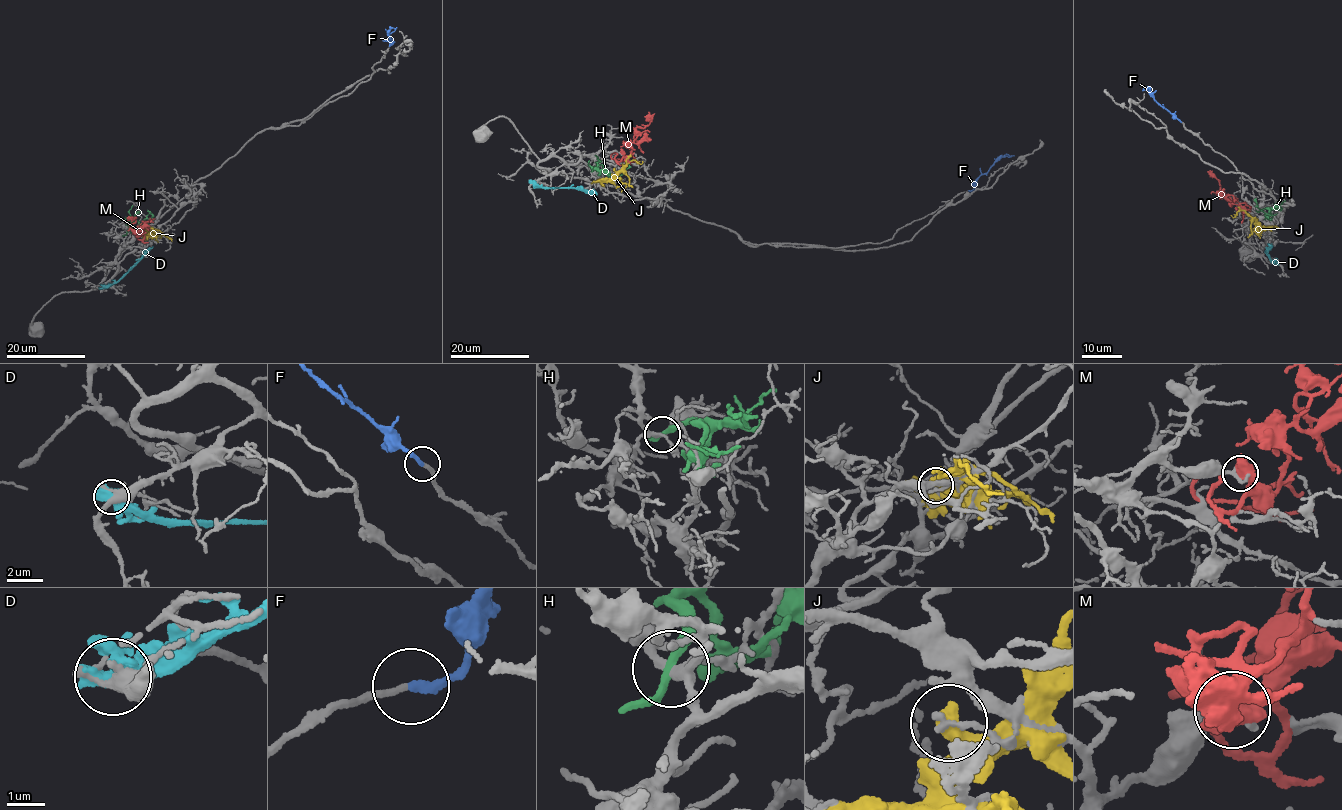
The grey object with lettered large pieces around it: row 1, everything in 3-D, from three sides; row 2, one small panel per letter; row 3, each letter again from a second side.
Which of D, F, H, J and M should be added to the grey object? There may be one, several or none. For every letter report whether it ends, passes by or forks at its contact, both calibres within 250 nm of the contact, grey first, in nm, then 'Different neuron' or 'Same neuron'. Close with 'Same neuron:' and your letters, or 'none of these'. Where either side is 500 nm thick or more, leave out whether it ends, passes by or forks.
D: It passes by. Thickness 320 nm (grey) against 480 nm. Different neuron
F: It ends there. Thickness 160 nm (grey) against 200 nm. Same neuron
H: It passes by. Thickness 200 nm (grey) against 240 nm. Different neuron
J: Thickness 170 nm (grey) against 600 nm. Different neuron
M: Thickness 260 nm (grey) against 750 nm. Different neuron
Same neuron: F

